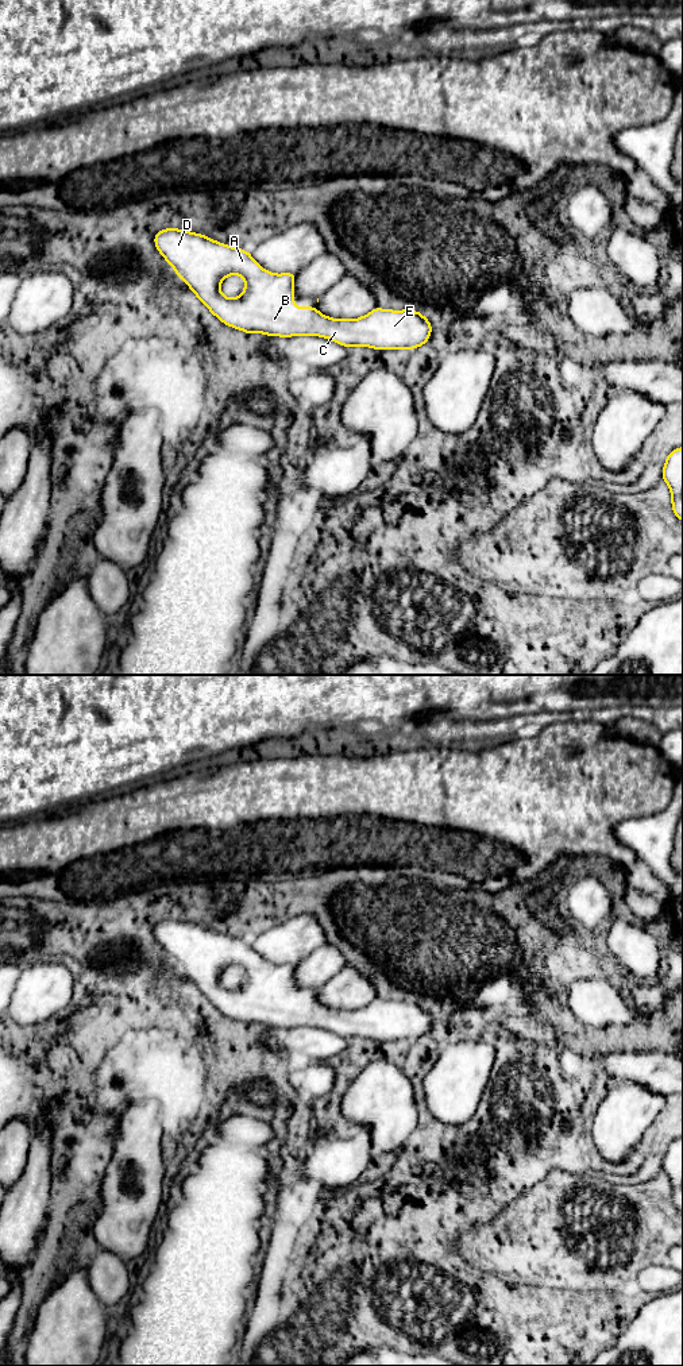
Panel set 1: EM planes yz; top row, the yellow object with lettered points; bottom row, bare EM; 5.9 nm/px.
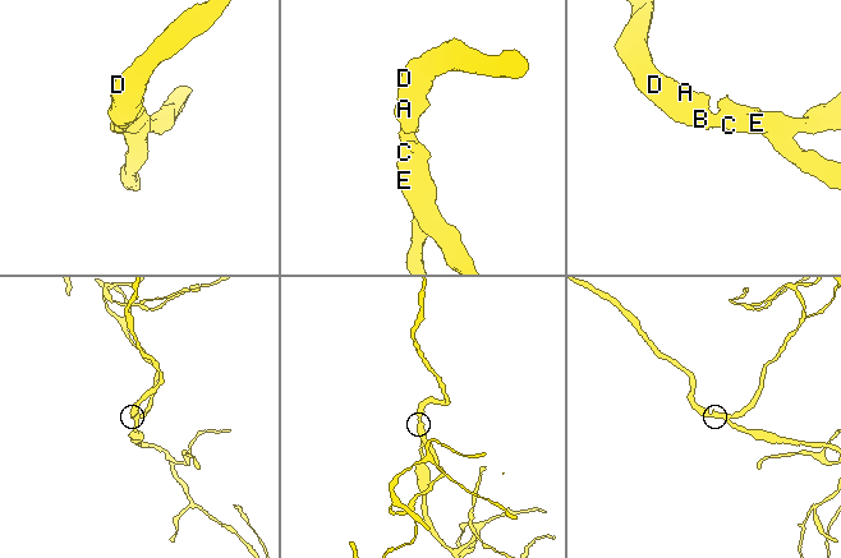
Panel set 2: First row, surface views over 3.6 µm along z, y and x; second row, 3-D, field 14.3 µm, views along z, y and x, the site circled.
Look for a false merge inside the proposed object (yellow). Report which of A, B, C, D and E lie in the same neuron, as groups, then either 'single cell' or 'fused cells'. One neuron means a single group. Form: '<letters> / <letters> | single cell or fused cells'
A B C D E | single cell

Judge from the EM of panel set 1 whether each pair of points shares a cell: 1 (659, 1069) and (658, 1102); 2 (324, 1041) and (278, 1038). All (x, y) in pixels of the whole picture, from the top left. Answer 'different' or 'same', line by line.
1: different
2: same

